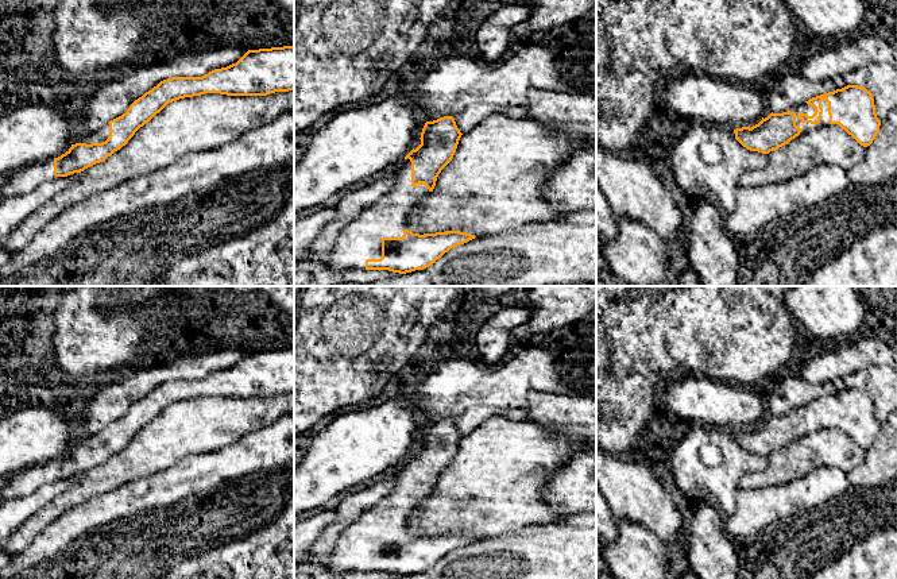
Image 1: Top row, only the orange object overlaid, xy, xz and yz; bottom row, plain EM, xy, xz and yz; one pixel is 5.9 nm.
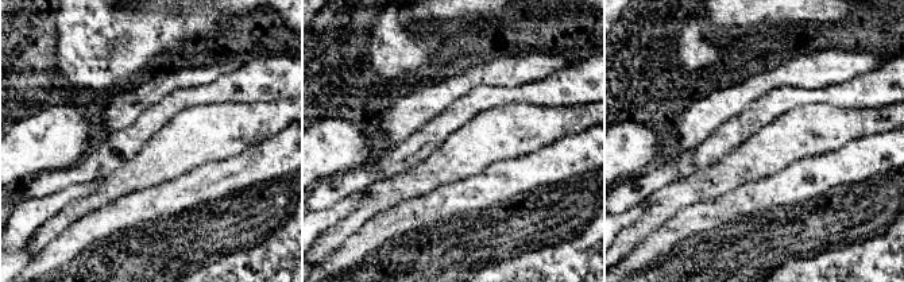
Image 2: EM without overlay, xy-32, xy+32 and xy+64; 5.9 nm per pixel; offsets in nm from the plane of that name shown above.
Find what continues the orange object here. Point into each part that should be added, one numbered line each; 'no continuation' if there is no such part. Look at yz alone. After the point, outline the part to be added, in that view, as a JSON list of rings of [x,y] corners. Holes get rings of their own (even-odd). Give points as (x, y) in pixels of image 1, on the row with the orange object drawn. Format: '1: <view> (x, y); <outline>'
1: yz (801, 108); [[[826,100],[821,101],[821,108],[823,108],[823,113],[820,117],[820,123],[819,124],[811,124],[811,123],[803,123],[799,119],[800,113],[807,113],[808,116],[812,116],[815,113],[815,108],[808,105],[807,103],[799,104],[793,108],[790,108],[790,112],[794,112],[797,115],[796,117],[796,126],[800,127],[803,131],[800,132],[800,135],[815,130],[815,128],[821,128],[821,127],[827,127],[827,126],[836,126],[839,127],[839,124],[831,124],[830,123],[830,115],[828,115],[828,103]]]

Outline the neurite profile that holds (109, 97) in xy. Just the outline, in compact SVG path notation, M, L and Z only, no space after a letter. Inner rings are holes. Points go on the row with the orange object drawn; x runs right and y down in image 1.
M219 45L208 50L181 53L156 65L140 65L129 74L115 73L89 86L85 93L85 117L89 132L127 112L129 105L162 80L202 77L214 69L236 63L248 50Z

